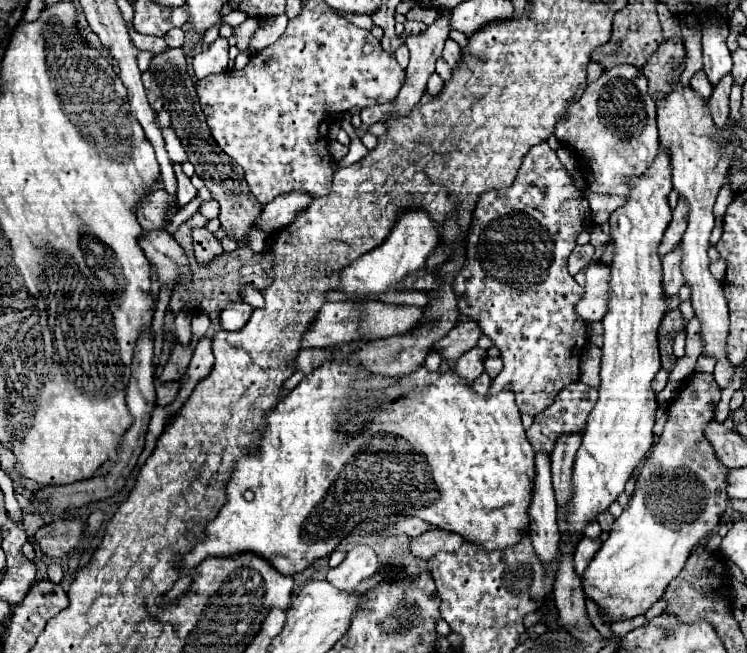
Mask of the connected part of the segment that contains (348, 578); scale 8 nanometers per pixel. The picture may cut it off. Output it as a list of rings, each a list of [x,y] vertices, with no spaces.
[[[355,546],[347,552],[347,558],[337,566],[331,568],[327,574],[327,580],[335,586],[335,588],[345,588],[345,590],[353,590],[361,580],[373,576],[379,568],[379,560],[377,554],[373,552],[371,546]]]

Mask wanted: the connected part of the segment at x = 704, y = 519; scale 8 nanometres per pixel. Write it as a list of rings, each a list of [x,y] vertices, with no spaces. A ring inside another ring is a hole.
[[[693,372],[693,376],[683,384],[677,398],[673,398],[669,404],[669,420],[659,442],[651,448],[641,468],[627,508],[613,522],[609,538],[603,542],[601,550],[595,554],[583,574],[585,596],[595,600],[599,608],[611,616],[611,620],[627,620],[647,612],[665,594],[669,582],[683,570],[691,550],[721,522],[721,516],[727,508],[725,488],[729,470],[725,464],[721,464],[715,448],[705,436],[705,428],[713,420],[719,400],[721,390],[713,380],[713,374]]]

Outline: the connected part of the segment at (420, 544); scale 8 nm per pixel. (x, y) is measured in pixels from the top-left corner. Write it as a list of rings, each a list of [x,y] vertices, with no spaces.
[[[429,528],[423,534],[409,540],[409,550],[413,556],[417,556],[421,560],[429,560],[439,550],[455,552],[457,548],[453,546],[453,532],[447,532],[441,528]]]

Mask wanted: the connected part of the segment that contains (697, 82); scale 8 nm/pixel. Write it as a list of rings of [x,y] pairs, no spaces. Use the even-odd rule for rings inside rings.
[[[697,72],[697,74],[691,78],[691,88],[693,88],[703,100],[707,100],[707,98],[711,96],[711,90],[713,90],[713,86],[709,84],[705,72]]]

